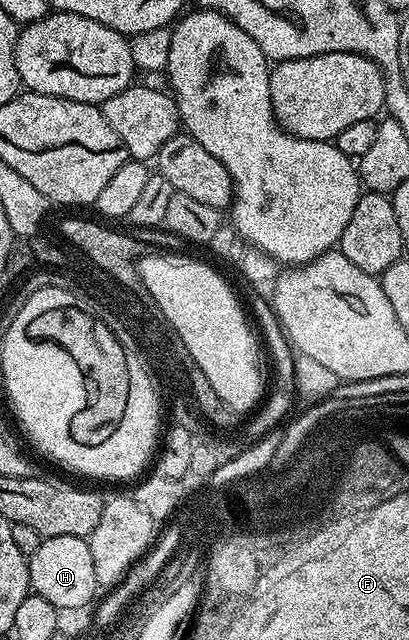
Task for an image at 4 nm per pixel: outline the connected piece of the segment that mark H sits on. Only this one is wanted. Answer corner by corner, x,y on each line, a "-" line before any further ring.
49,537
44,539
41,545
37,545
37,553
29,557
27,565
31,578
31,591
34,594
45,597
49,605
58,607
60,612
75,611
83,607
97,592
97,584
94,577
93,560
90,553
90,545
84,537

